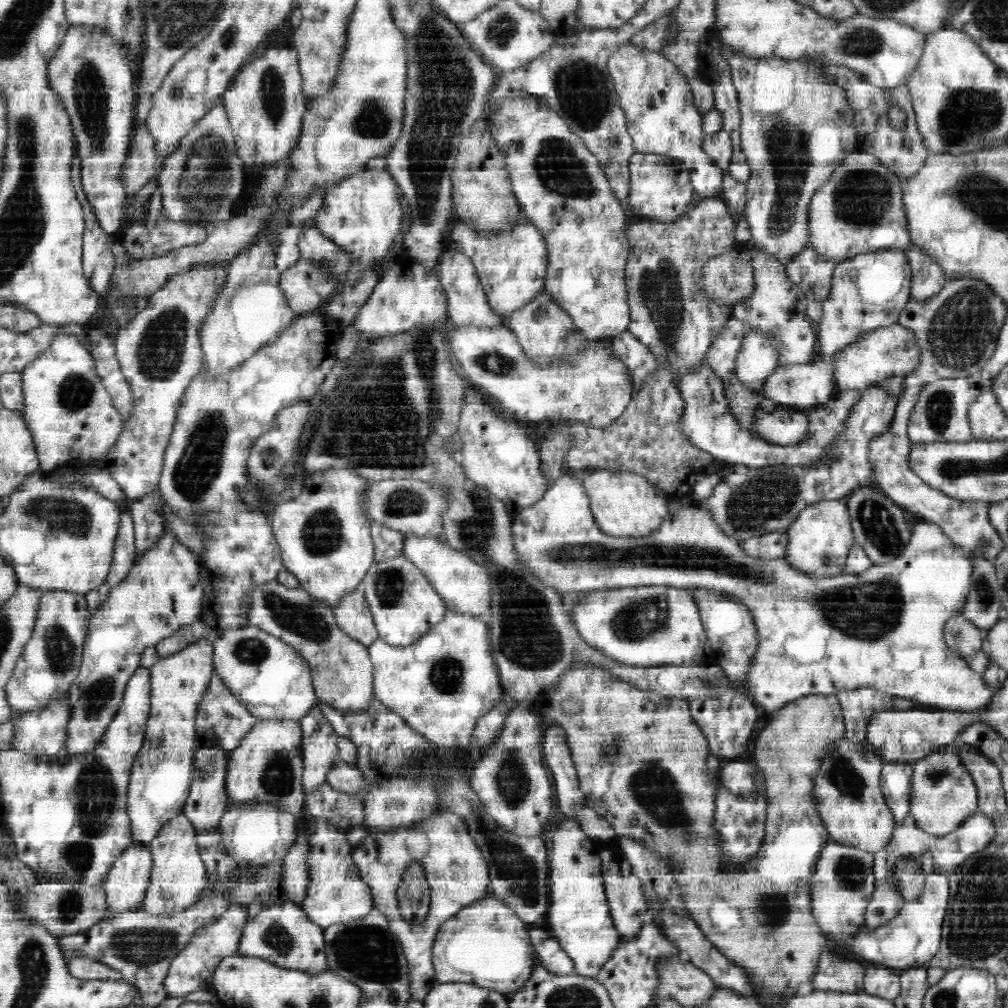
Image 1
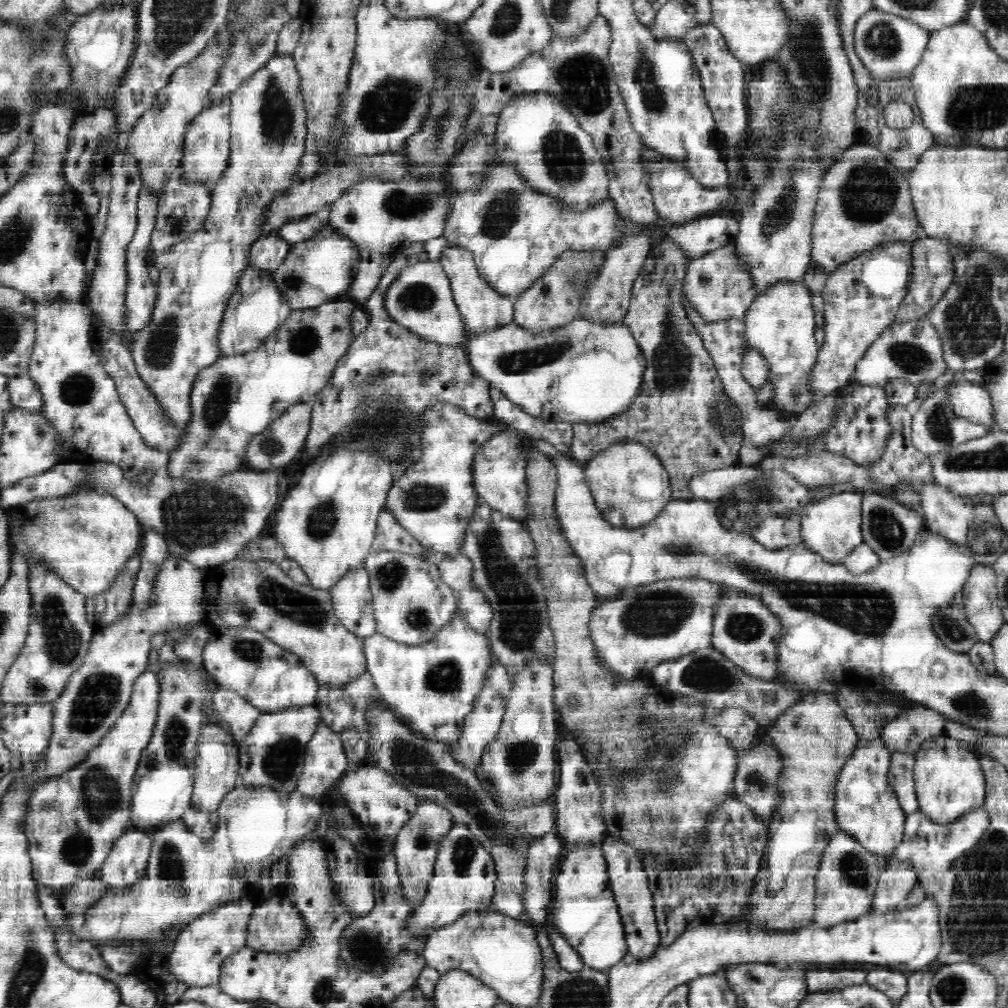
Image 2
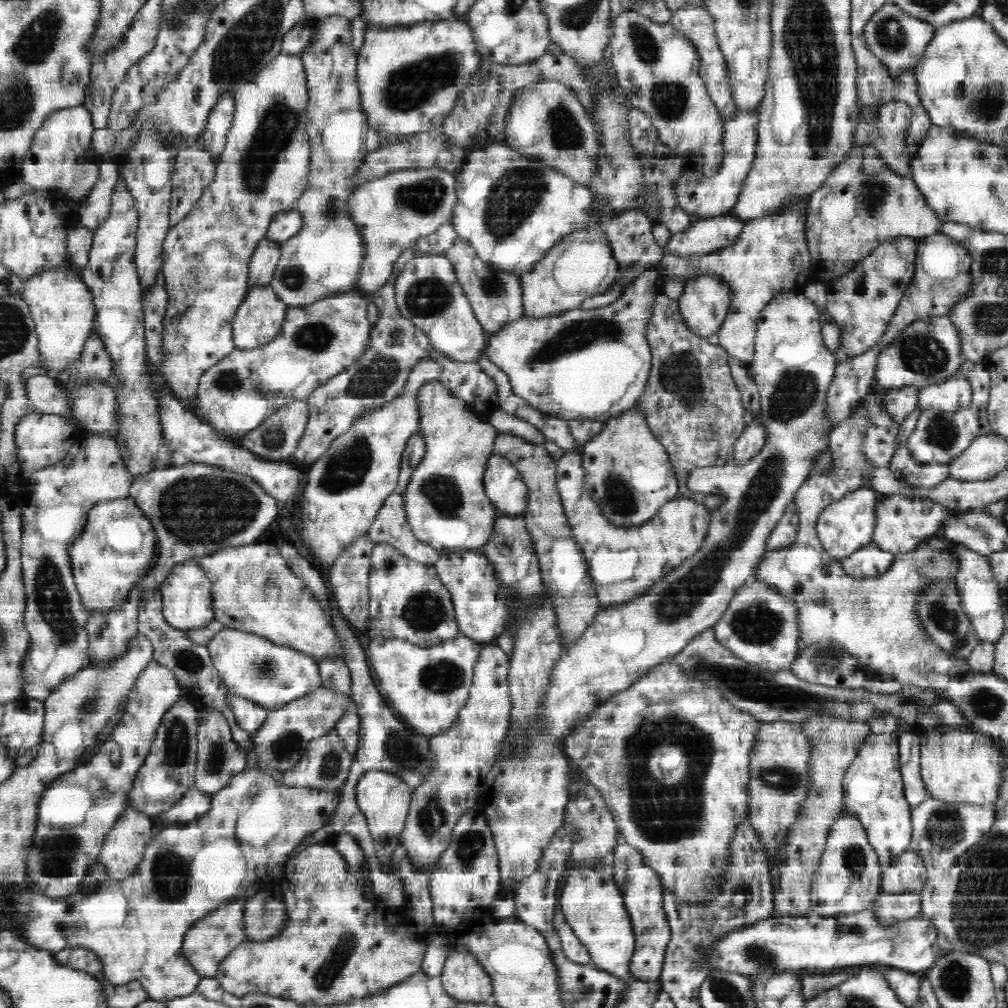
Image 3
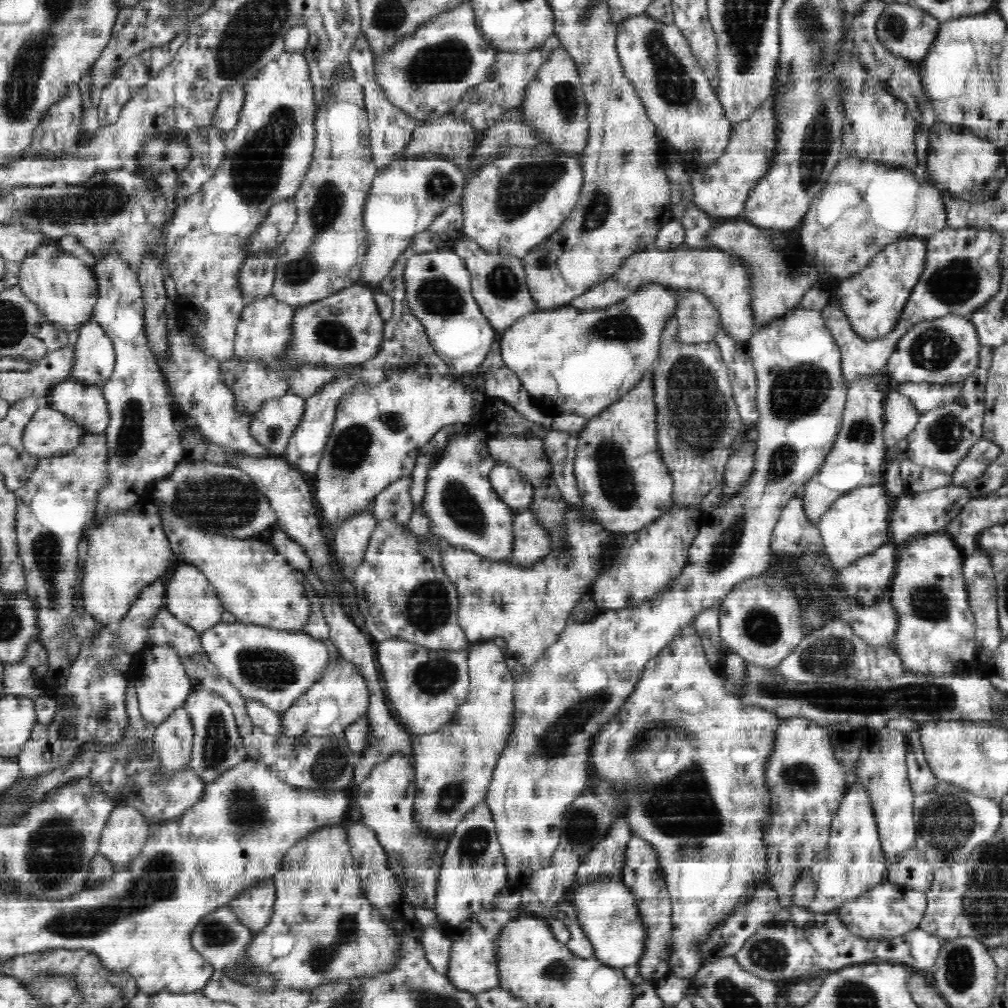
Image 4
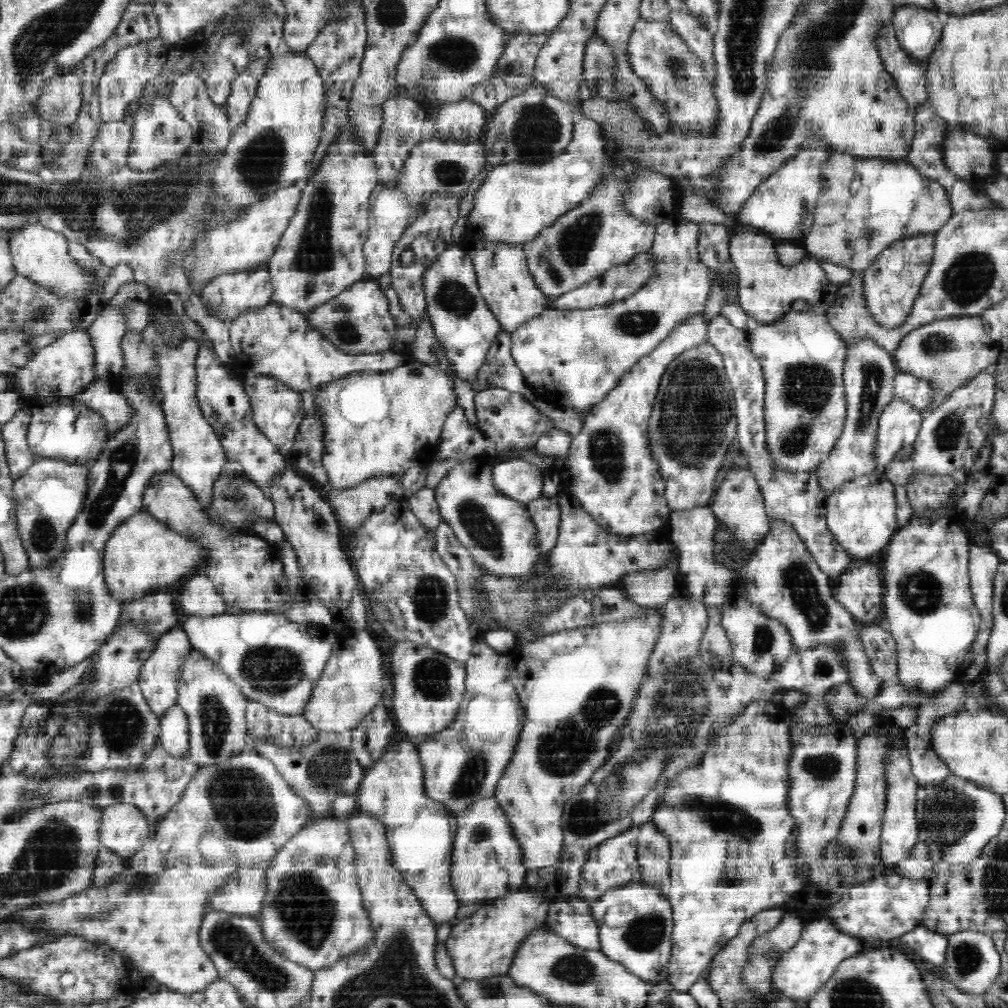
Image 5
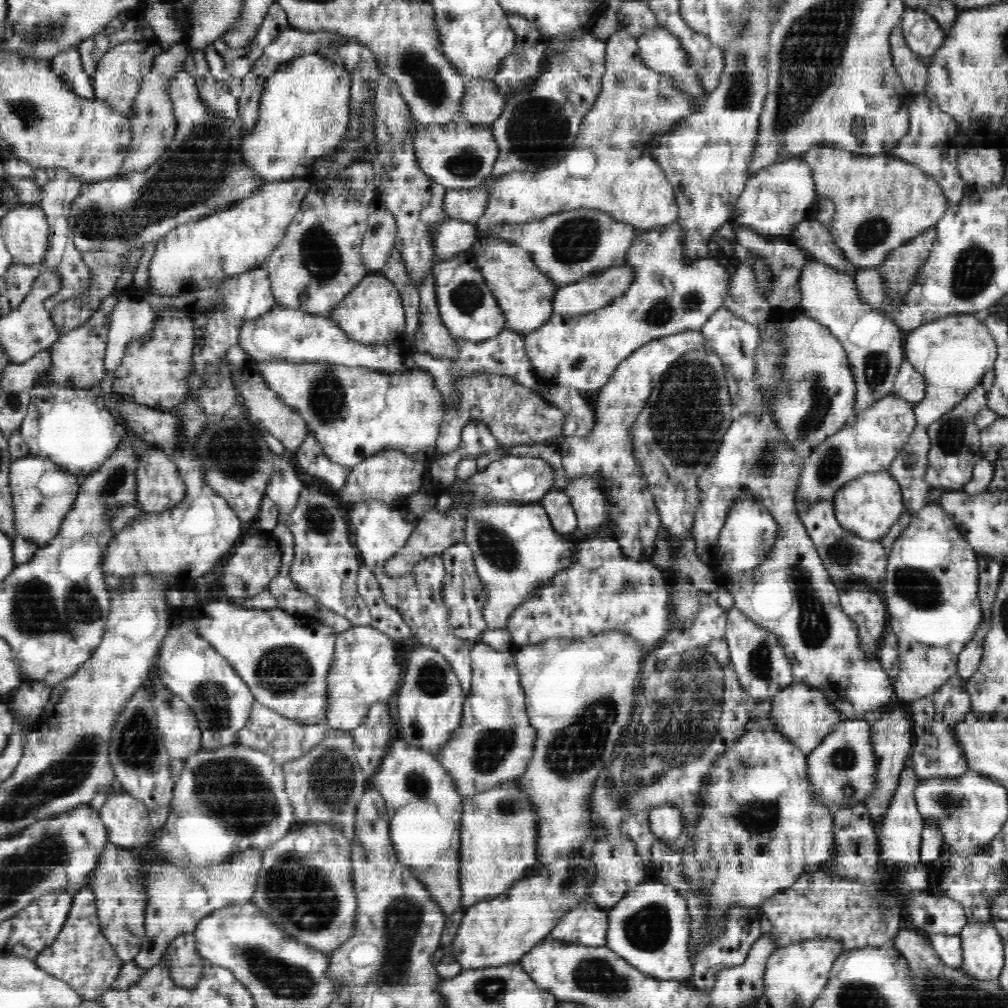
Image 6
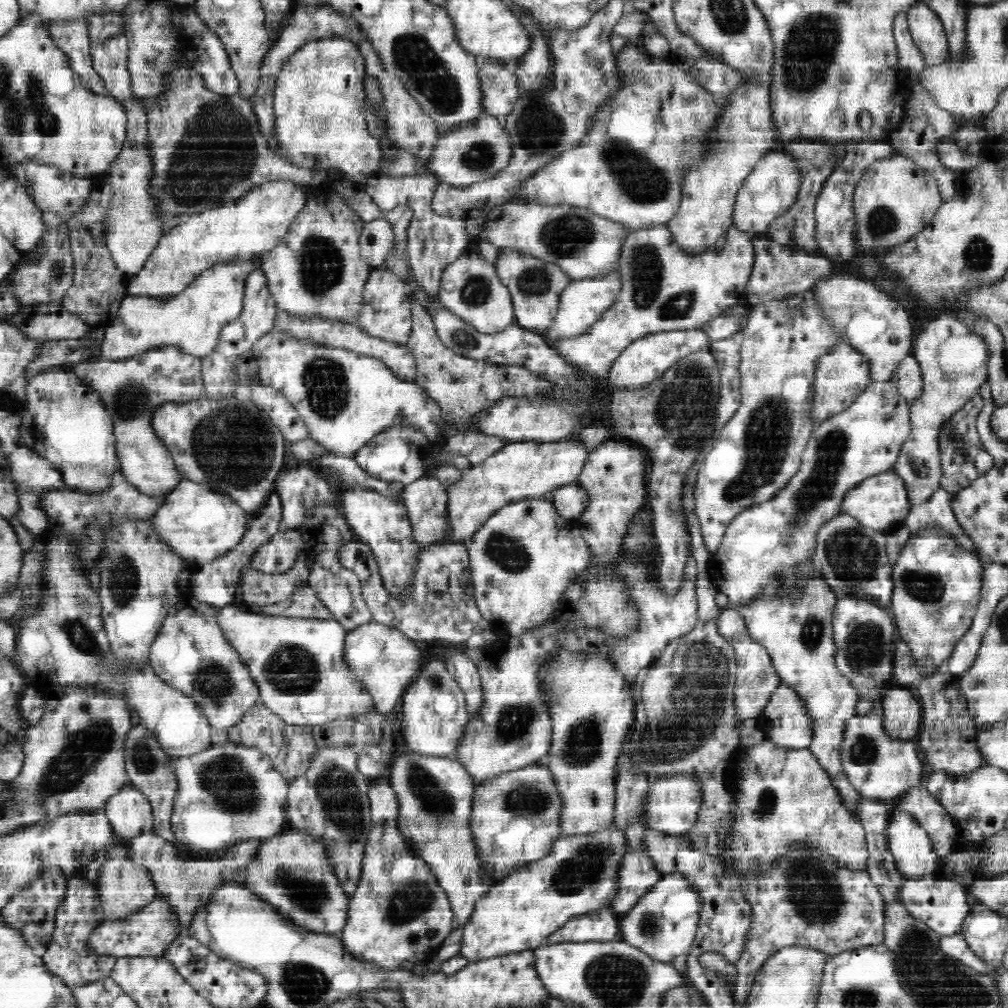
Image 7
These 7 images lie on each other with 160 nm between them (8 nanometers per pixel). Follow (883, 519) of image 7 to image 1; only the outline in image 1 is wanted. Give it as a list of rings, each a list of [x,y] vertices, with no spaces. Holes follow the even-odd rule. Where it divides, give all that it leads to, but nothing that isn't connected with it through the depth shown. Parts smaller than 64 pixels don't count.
[[[845,499],[822,500],[806,507],[787,528],[787,532],[789,540],[784,557],[794,569],[802,570],[802,573],[808,573],[810,577],[836,577],[845,572],[847,556],[855,542]]]

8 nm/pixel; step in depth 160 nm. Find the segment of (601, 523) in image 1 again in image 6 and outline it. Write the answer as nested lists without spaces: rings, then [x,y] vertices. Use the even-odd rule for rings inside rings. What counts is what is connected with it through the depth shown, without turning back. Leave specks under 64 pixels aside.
[[[686,330],[666,336],[656,340],[650,340],[638,348],[631,356],[628,356],[612,373],[610,380],[606,382],[594,395],[595,414],[594,428],[590,436],[584,437],[566,437],[564,442],[558,447],[561,454],[562,466],[565,475],[569,480],[574,480],[574,476],[586,476],[586,472],[606,472],[606,480],[610,480],[610,502],[614,504],[614,512],[610,515],[610,532],[608,536],[616,539],[620,545],[621,551],[629,557],[636,560],[649,560],[654,552],[654,545],[661,530],[660,515],[658,507],[654,506],[654,495],[650,494],[650,486],[647,486],[646,475],[642,474],[642,465],[638,462],[638,457],[634,454],[634,443],[631,439],[631,426],[635,424],[634,420],[642,412],[646,400],[650,396],[653,388],[662,376],[669,371],[676,360],[688,352],[702,350],[706,347],[706,337],[702,335],[701,330]]]

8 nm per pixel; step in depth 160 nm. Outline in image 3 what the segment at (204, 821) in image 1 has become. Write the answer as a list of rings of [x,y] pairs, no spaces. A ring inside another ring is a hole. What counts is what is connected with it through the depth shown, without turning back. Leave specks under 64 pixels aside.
[[[204,706],[198,712],[197,728],[197,765],[195,772],[195,787],[202,793],[214,795],[225,788],[238,773],[248,768],[246,752],[240,750],[240,745],[233,739],[231,728],[217,709]]]

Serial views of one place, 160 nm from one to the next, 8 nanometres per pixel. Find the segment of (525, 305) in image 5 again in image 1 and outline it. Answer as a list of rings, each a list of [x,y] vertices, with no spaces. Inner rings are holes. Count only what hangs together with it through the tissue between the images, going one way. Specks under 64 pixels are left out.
[[[450,249],[443,251],[439,256],[437,275],[441,281],[442,289],[445,290],[448,302],[448,318],[450,326],[468,328],[494,328],[506,323],[506,318],[490,309],[485,290],[479,281],[479,276],[474,271],[472,259],[461,250]]]

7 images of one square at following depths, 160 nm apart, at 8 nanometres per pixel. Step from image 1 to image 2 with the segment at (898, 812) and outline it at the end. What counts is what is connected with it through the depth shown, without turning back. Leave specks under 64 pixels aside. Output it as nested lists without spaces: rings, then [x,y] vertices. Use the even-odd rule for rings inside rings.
[[[894,752],[890,761],[889,780],[894,795],[906,816],[919,811],[918,796],[914,781],[915,755]]]

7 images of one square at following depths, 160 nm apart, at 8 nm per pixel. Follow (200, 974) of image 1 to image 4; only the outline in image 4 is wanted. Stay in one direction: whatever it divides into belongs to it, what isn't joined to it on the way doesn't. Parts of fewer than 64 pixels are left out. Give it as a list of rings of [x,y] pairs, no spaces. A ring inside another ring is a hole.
[[[225,905],[215,912],[210,912],[194,927],[191,943],[214,969],[224,972],[232,980],[241,981],[246,986],[256,987],[258,990],[272,991],[278,988],[277,981],[273,980],[273,976],[248,962],[248,948],[253,938],[253,932],[246,928],[246,925],[240,923],[231,908]]]

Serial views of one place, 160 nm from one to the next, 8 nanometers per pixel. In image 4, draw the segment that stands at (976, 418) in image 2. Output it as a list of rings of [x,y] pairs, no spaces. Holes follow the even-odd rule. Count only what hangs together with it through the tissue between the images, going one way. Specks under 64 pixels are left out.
[[[900,382],[896,391],[910,398],[919,413],[925,413],[954,400],[958,388],[928,382]]]

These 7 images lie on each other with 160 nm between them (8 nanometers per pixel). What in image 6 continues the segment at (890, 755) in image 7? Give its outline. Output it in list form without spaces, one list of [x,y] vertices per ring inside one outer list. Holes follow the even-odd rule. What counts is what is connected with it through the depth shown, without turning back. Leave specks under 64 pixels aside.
[[[862,719],[843,720],[834,727],[834,732],[807,754],[810,789],[832,815],[863,803],[878,786],[877,757],[870,740],[871,728],[872,724]]]

